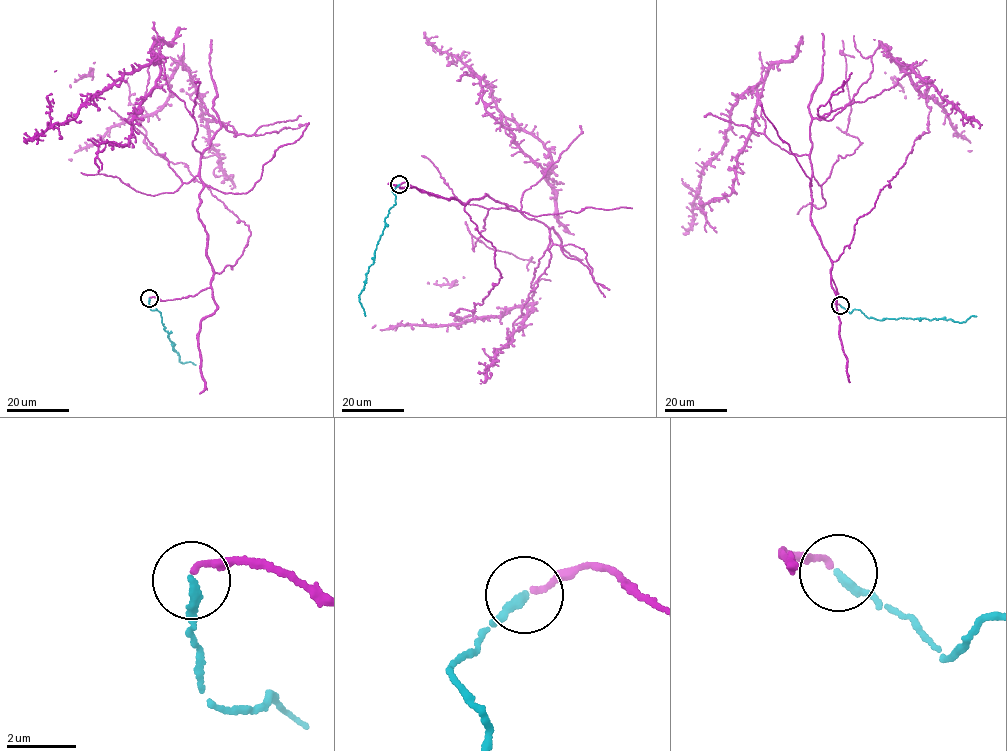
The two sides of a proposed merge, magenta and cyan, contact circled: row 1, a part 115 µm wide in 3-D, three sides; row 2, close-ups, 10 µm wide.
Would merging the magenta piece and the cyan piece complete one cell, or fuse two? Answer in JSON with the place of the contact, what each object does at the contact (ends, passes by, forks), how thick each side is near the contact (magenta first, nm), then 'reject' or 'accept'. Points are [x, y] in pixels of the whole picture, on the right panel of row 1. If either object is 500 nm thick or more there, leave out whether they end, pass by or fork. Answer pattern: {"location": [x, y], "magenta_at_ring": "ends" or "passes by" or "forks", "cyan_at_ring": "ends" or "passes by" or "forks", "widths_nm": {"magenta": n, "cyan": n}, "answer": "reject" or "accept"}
{"location": [840, 305], "magenta_at_ring": "ends", "cyan_at_ring": "ends", "widths_nm": {"magenta": 150, "cyan": 240}, "answer": "accept"}

